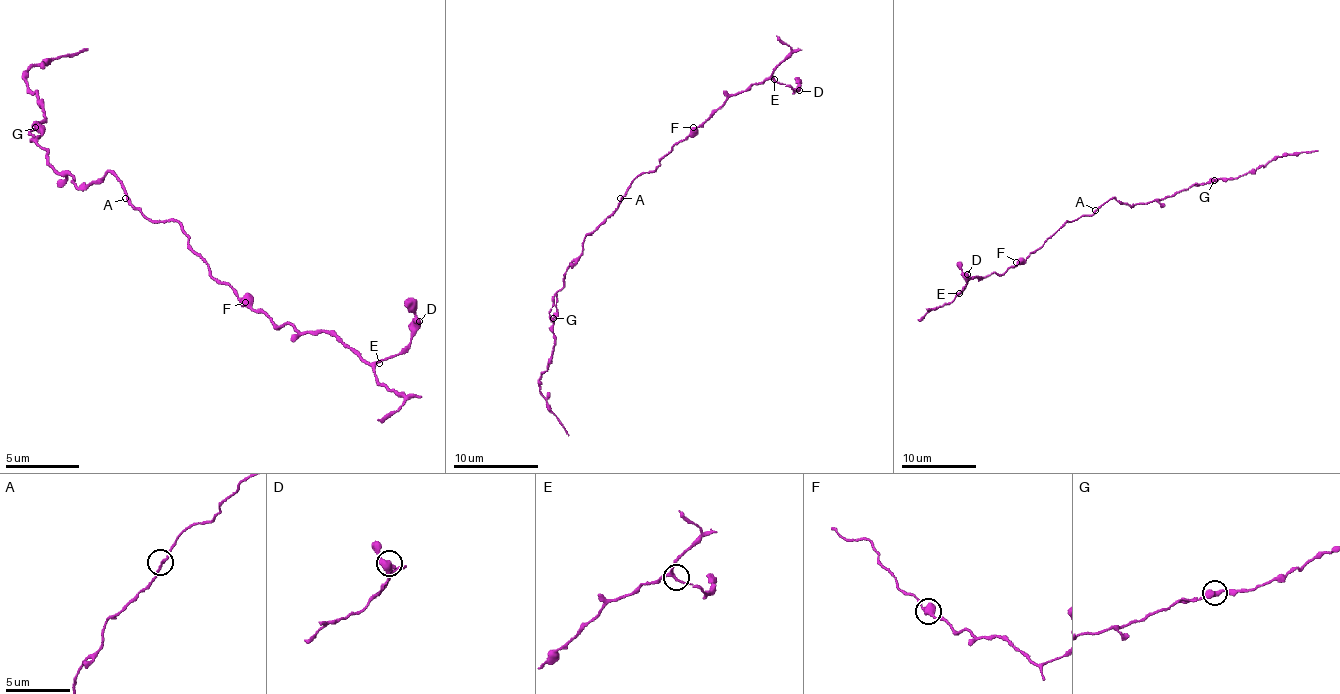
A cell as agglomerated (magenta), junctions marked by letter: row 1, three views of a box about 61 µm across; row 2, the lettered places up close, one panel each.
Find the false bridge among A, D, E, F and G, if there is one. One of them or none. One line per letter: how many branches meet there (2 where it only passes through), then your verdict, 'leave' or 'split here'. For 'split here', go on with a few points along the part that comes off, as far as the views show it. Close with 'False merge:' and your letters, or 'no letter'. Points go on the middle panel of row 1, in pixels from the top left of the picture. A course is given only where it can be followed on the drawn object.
A: branches 2; leave
D: branches 2; leave
E: branches 3; leave
F: branches 2; leave
G: branches 3; leave
False merge: no letter

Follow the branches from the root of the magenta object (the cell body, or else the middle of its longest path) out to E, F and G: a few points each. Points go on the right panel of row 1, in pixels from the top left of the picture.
E: (1097, 210), (1066, 221), (1040, 247), (1002, 274), (991, 273), (970, 279), (959, 293)
F: (1097, 210), (1066, 221), (1022, 262), (1016, 262)
G: (1097, 210), (1110, 198), (1129, 205), (1147, 204), (1195, 184), (1214, 180)

